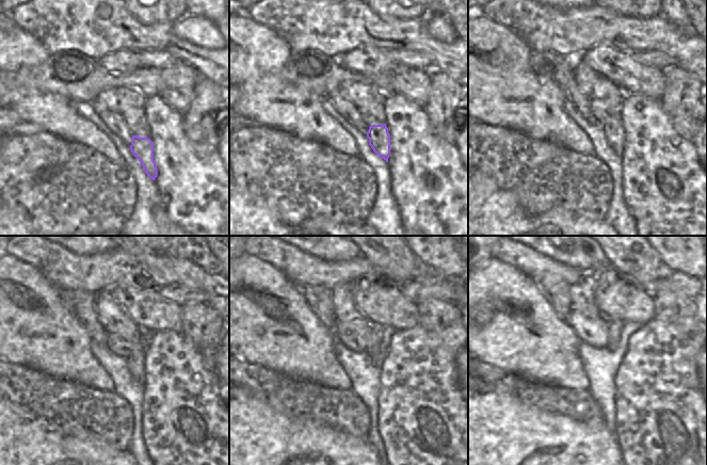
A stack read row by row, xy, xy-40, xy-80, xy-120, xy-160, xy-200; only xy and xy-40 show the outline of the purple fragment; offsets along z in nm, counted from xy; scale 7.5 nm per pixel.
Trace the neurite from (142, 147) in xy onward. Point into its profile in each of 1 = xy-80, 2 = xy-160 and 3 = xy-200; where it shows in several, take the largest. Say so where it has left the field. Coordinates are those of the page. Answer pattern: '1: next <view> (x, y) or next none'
1: next xy-80 (613, 129)
2: next xy-160 (375, 338)
3: next xy-200 (614, 326)

